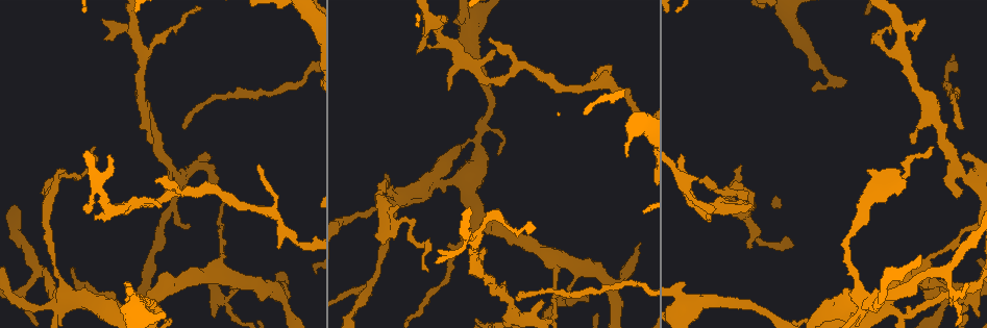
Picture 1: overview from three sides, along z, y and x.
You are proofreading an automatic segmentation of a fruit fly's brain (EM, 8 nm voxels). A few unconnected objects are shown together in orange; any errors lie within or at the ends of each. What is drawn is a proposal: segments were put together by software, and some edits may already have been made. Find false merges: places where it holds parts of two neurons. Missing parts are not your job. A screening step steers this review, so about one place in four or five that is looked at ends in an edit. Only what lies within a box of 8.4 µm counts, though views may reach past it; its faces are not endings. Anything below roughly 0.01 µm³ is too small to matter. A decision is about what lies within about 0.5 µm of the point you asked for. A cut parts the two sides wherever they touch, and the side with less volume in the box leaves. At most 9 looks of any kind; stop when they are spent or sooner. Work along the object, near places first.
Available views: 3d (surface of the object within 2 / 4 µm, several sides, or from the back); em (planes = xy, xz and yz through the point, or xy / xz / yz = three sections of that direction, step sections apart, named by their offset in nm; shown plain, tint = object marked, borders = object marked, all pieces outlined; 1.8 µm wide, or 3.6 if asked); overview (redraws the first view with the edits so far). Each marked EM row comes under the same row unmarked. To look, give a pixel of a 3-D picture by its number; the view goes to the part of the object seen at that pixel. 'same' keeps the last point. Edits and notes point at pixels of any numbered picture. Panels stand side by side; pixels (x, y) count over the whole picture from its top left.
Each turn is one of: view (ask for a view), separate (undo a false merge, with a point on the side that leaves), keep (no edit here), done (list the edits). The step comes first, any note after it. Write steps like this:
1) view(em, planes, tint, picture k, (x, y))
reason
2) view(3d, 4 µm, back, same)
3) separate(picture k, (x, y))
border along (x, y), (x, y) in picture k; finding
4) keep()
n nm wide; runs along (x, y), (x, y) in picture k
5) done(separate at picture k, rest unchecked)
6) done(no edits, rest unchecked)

view(em, yz, step 16, tint, picture 1, (886, 173))
abrupt turn

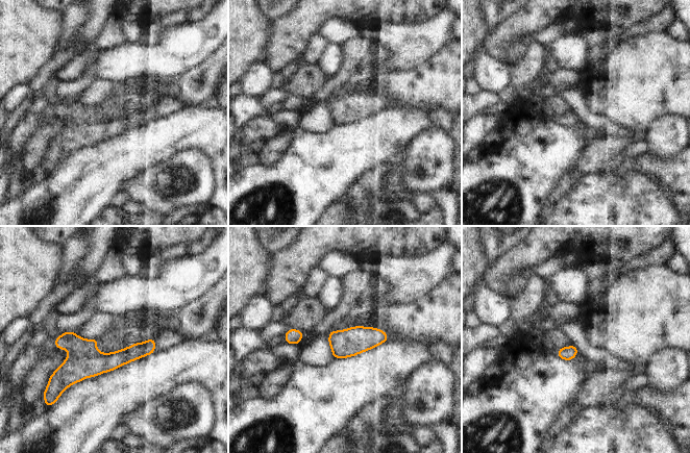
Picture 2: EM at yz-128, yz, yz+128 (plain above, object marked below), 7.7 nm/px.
keep()
70 nm wide; runs along (152, 342), (111, 361), (58, 371) in picture 2; one neuron here

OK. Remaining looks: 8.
view(em, yz, step 4, tint, picture 1, (433, 177))
side arm on a straight run

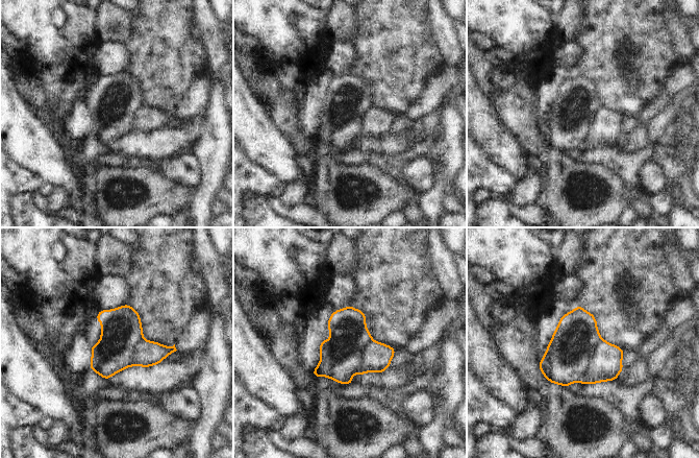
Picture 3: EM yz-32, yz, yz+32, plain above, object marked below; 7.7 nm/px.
view(em, xz, step 16, borders, same)

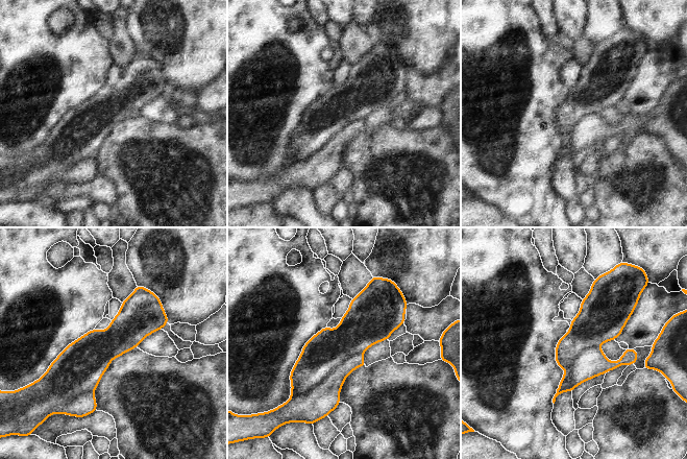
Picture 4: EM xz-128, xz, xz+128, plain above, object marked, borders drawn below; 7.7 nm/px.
separate(picture 4, (324, 352))
a second neuron is stuck on

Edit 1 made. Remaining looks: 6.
view(em, planes, tint, picture 1, (726, 191))
a fork

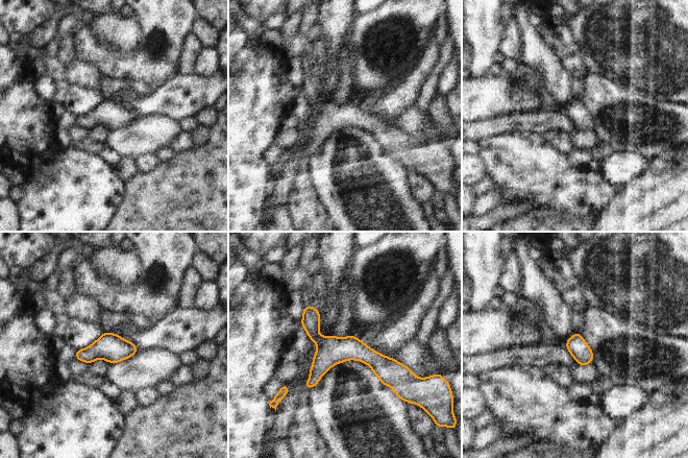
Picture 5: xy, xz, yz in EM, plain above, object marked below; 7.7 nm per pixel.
keep()
runs along (305, 309), (330, 348), (403, 370) in picture 5; all the same neuron

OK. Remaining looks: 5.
view(3d, 2 µm, picture 1, (601, 82))

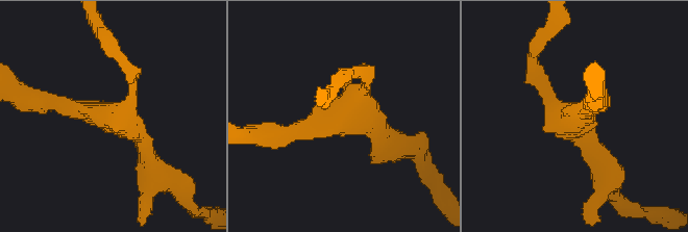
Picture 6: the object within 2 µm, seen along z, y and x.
view(em, planes, tint, picture 6, (573, 122))
3 arms; now the EM

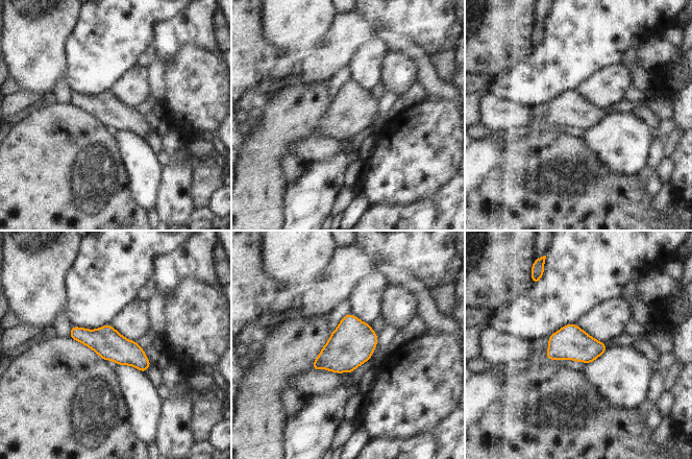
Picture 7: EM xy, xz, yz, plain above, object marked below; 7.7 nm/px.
keep()
240 nm wide; runs along (73, 330), (104, 340), (147, 363) in picture 7; all the same neuron

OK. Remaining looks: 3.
done(separate at picture 4, rest unchecked)

